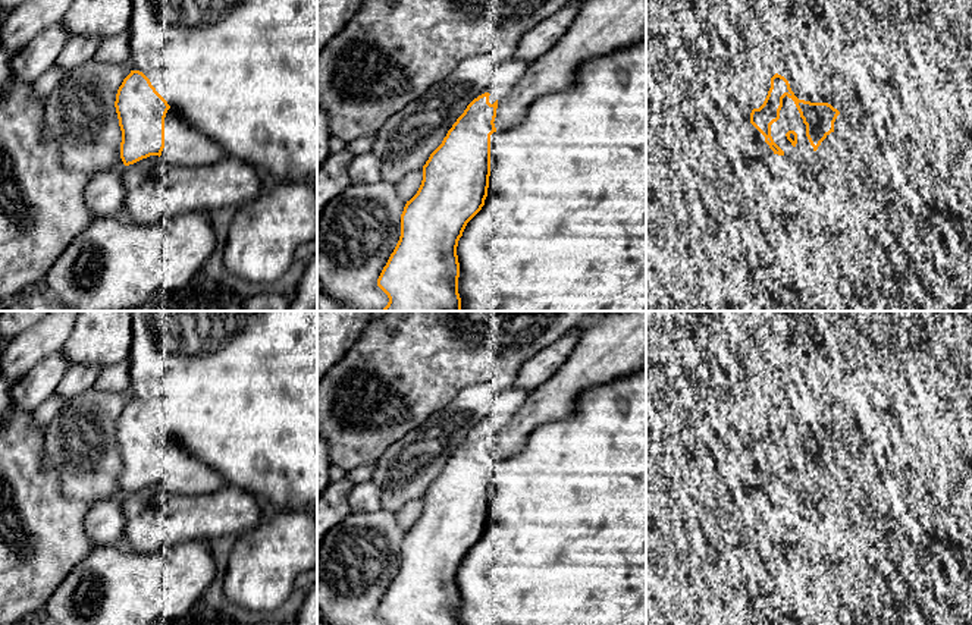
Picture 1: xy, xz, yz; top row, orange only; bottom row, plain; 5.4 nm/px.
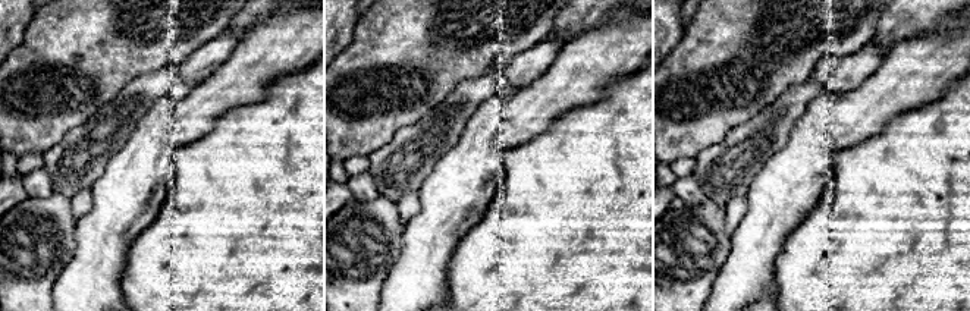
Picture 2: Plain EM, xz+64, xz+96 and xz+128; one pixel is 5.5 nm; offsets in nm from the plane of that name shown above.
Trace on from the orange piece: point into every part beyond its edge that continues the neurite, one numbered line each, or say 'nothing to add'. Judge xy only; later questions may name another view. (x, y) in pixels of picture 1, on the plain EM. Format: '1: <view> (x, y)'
1: xy (184, 474)

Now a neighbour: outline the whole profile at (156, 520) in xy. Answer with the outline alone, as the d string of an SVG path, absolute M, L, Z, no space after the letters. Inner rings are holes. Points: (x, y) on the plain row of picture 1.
M150 484L123 494L122 509L125 546L138 553L156 553L184 541L245 534L264 519L267 508L233 486L188 496Z

